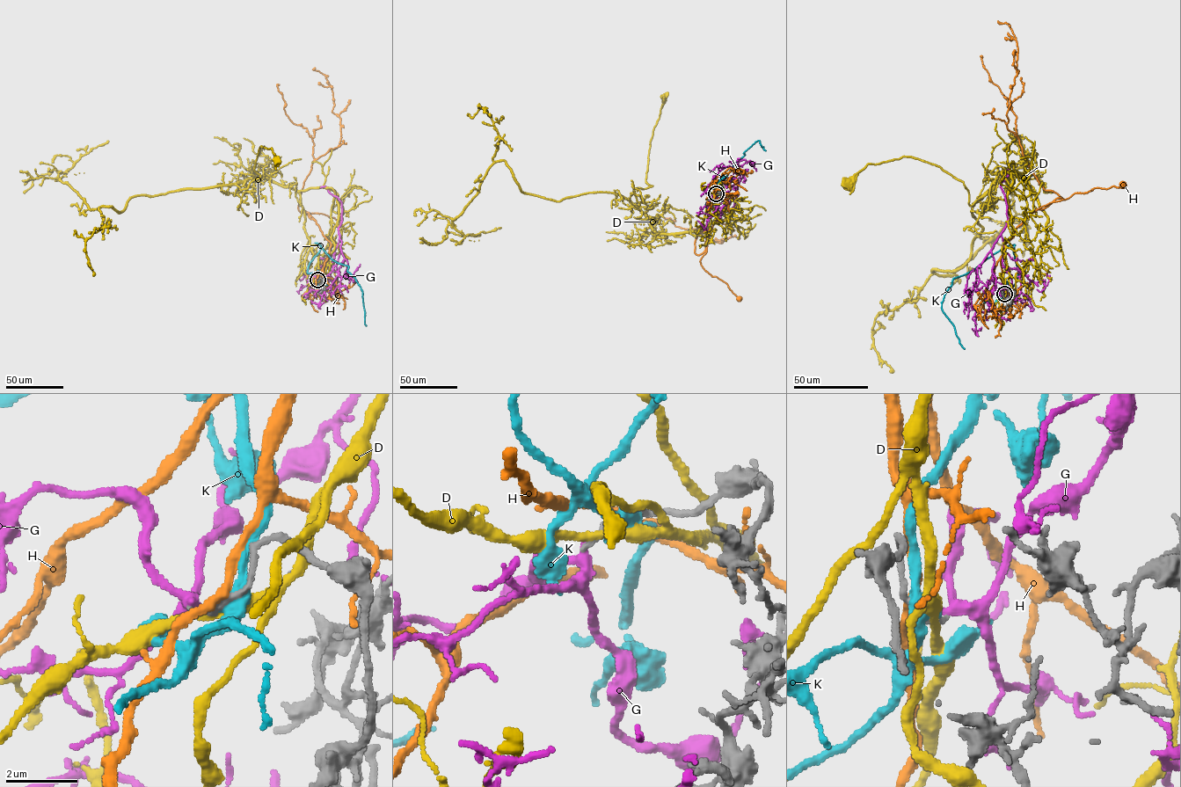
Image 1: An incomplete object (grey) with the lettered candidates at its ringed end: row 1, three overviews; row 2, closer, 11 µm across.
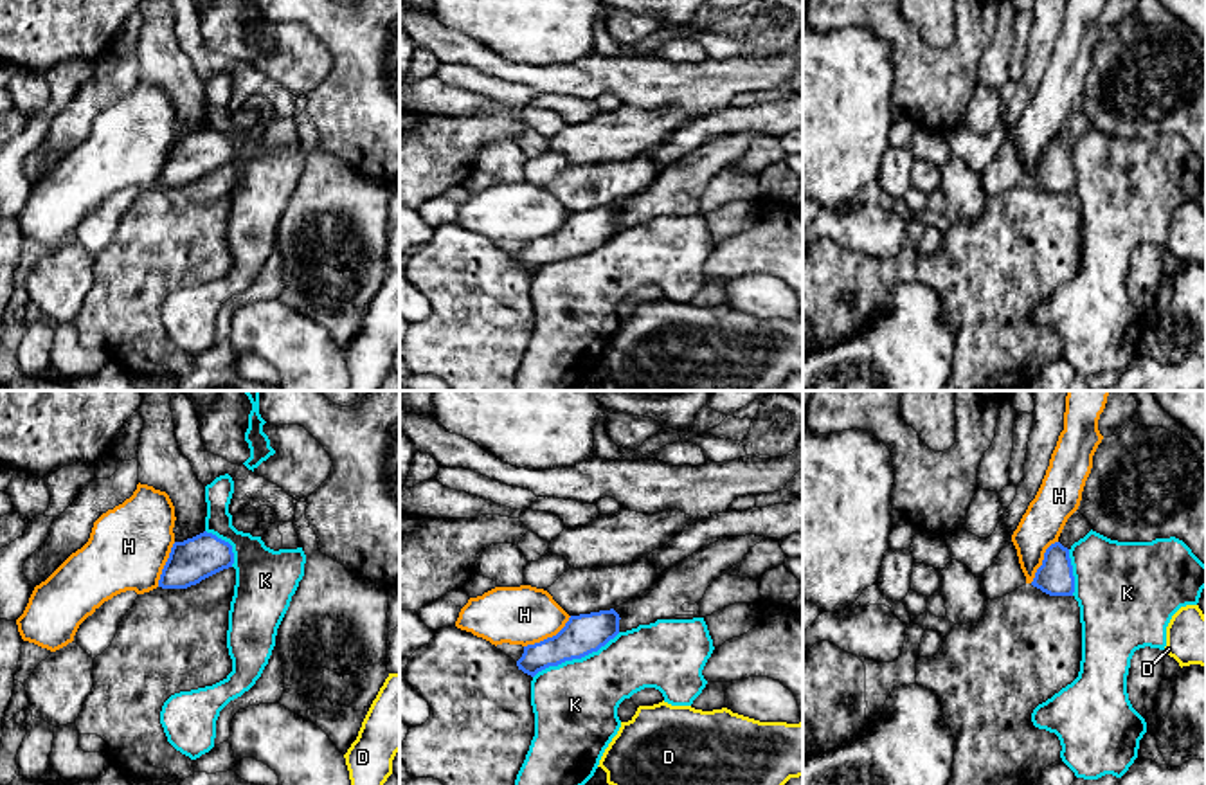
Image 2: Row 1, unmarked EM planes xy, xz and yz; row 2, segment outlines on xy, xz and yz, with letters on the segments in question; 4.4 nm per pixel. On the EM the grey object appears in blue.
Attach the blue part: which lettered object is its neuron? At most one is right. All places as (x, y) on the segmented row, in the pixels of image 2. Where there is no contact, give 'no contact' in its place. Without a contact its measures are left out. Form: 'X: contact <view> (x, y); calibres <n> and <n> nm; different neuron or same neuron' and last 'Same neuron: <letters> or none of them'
D: no contact; different neuron
G: no contact; different neuron
H: contact xz (548, 638); calibres 180 and 260 nm; different neuron
K: contact xz (576, 658); calibres 180 and 380 nm; different neuron
Same neuron: none of them

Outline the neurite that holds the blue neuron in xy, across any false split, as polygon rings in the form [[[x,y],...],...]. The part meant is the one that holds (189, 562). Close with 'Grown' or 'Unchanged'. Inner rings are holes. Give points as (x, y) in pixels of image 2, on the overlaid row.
[[[203,531],[193,538],[173,544],[158,587],[187,589],[232,567],[232,564],[232,546],[216,535]]]. Unchanged

